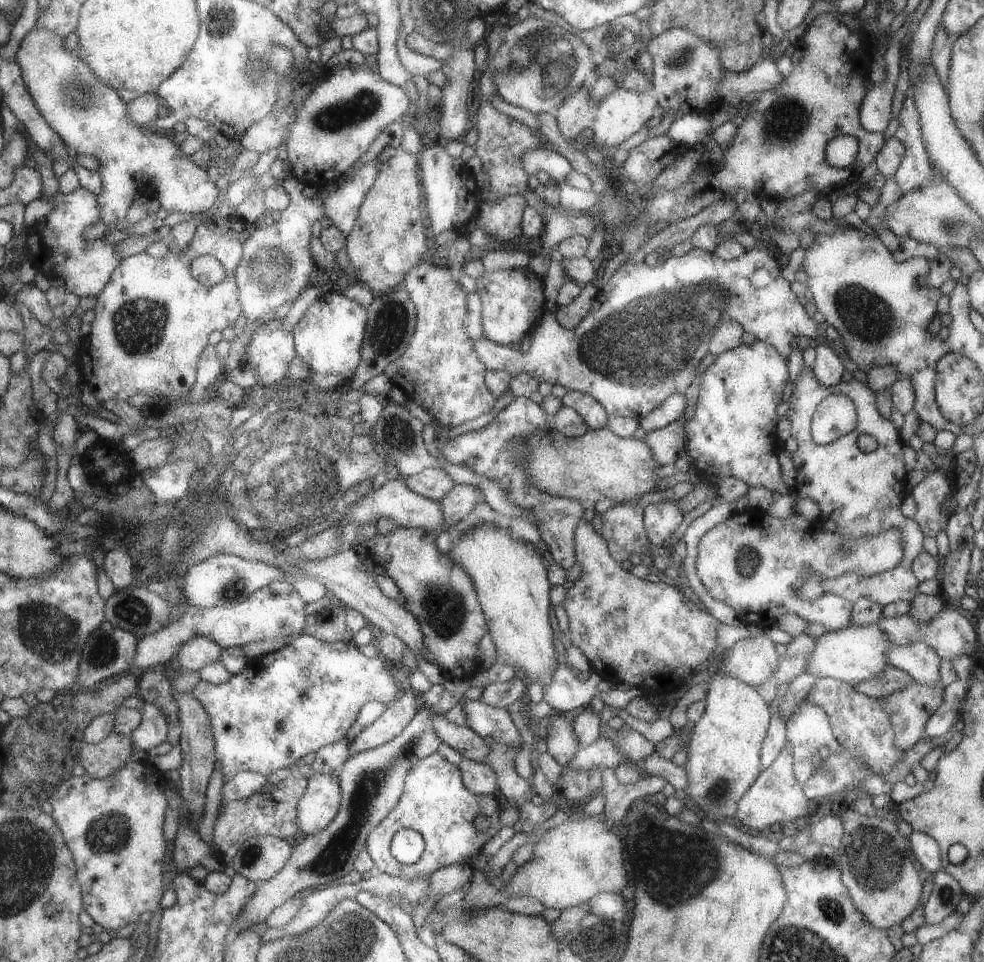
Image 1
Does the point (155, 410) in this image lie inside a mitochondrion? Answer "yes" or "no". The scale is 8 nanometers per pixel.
no

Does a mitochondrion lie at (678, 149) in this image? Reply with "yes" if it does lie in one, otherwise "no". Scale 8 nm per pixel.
no

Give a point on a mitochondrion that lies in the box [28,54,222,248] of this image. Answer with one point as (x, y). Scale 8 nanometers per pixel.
(72, 92)

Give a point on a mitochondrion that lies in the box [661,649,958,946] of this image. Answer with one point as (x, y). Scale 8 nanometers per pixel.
(877, 858)

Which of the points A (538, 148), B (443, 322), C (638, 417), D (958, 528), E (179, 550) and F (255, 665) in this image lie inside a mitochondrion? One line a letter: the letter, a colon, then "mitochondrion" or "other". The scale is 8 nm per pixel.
A: other
B: mitochondrion
C: other
D: other
E: mitochondrion
F: other

